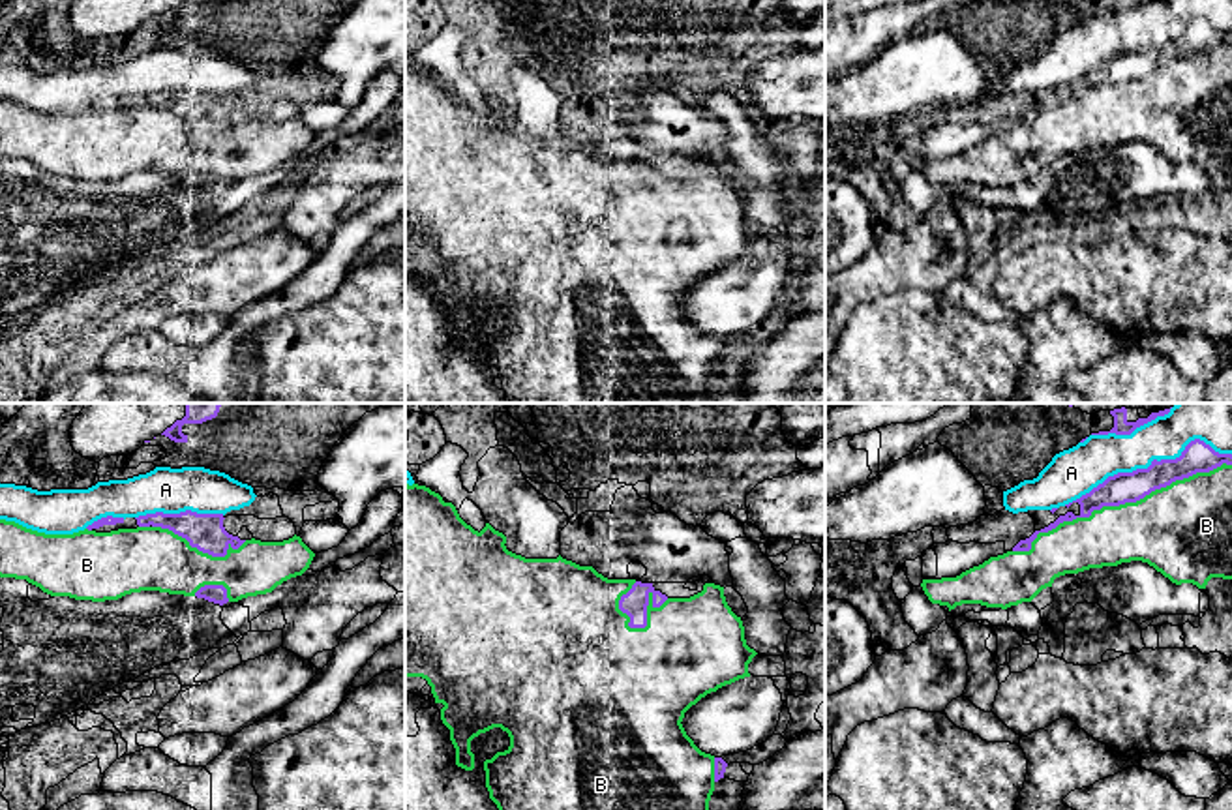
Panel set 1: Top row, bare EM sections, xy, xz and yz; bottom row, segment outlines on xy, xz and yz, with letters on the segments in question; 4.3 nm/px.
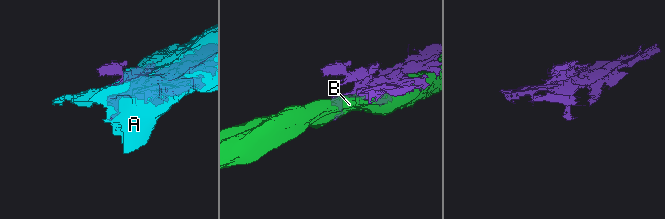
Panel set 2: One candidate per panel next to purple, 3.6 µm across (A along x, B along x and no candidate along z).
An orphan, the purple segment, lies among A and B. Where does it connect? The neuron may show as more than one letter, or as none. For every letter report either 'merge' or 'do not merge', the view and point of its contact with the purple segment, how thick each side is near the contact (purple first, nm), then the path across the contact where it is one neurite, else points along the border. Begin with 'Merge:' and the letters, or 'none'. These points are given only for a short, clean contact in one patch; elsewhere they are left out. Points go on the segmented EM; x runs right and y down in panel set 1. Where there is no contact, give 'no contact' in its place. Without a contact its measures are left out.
Merge: B
A: do not merge; contact yz (1150, 465); calibres 130 and 190 nm
B: merge; contact yz (1118, 505); calibres 130 and 360 nm

